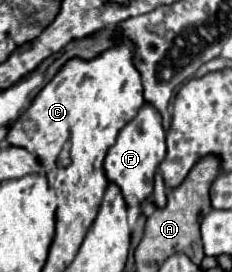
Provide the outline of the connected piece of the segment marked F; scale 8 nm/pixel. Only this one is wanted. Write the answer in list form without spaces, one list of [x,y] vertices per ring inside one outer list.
[[[143,105],[135,119],[131,119],[119,133],[117,143],[109,149],[103,171],[109,183],[115,183],[127,203],[127,207],[135,207],[149,199],[153,193],[153,177],[159,163],[165,159],[165,129],[161,125],[161,115],[151,107]]]

